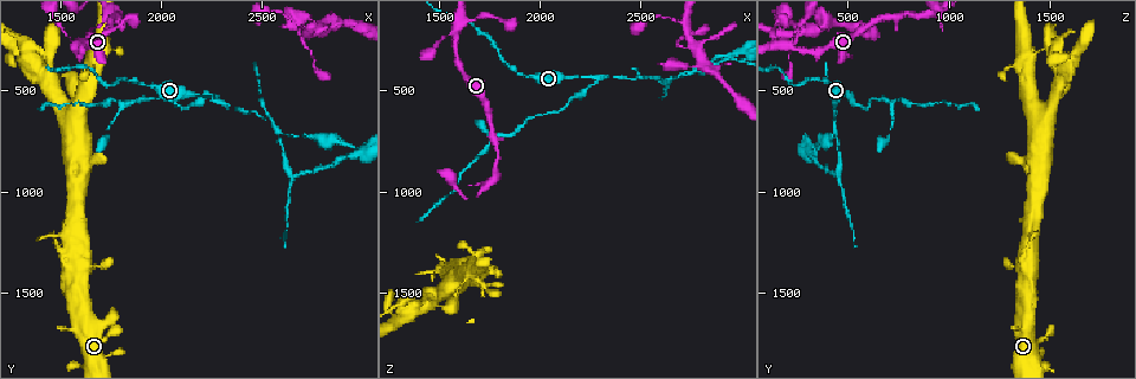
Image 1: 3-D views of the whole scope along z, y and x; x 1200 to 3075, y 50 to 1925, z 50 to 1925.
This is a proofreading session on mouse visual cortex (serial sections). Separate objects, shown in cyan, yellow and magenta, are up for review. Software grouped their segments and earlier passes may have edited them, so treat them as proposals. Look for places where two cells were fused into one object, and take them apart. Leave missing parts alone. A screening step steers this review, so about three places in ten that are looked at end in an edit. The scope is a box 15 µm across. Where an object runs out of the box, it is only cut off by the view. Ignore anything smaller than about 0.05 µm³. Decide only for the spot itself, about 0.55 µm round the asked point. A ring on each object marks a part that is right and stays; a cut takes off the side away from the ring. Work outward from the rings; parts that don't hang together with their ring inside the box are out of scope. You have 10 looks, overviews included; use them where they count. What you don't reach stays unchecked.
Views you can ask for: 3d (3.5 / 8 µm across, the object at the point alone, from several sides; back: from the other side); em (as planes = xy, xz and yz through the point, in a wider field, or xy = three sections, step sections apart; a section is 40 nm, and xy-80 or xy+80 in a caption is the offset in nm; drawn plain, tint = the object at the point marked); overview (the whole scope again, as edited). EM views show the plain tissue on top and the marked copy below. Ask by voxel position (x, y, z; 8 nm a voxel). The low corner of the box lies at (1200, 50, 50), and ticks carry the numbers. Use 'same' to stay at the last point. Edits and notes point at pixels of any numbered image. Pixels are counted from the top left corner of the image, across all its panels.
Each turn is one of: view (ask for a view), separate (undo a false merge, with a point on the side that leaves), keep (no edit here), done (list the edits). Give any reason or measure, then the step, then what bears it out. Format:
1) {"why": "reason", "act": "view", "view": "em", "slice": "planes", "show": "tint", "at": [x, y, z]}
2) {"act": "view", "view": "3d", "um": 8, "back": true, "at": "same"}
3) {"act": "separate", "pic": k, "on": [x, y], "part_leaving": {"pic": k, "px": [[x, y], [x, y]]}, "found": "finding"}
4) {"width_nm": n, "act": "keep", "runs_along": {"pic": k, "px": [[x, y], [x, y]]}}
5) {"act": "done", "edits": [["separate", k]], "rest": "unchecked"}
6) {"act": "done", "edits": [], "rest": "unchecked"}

{"why": "sharp bend", "act": "view", "view": "em", "slice": "xy", "step": 3, "show": "tint", "at": [1590, 290, 210]}

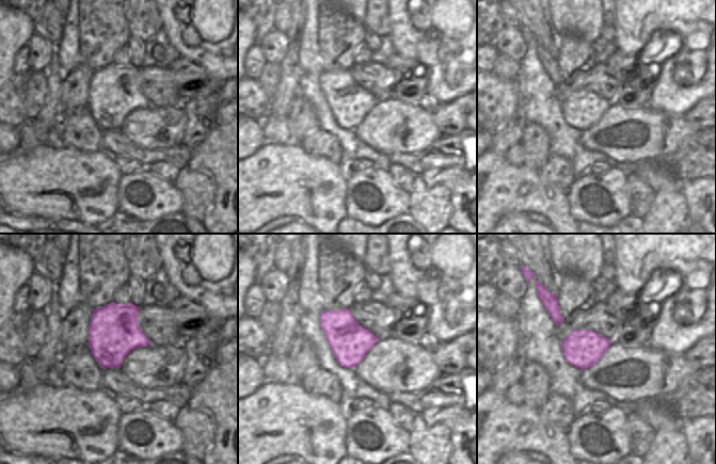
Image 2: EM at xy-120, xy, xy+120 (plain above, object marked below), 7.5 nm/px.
{"why": "see where the arms go", "act": "view", "view": "3d", "um": 3.5, "at": "same"}

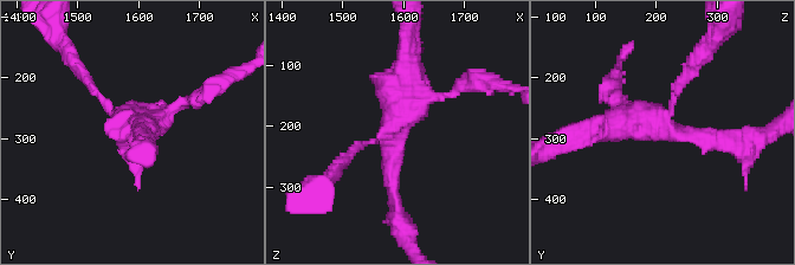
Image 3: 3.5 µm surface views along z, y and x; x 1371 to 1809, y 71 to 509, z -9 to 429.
{"act": "keep", "runs_along": {"pic": 3, "px": [[395, 212], [392, 122], [439, 97]]}, "found": "continuous, no second cell"}

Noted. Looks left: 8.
{"why": "a narrow waist", "act": "view", "view": "3d", "um": 3.5, "at": [1900, 480, 420]}

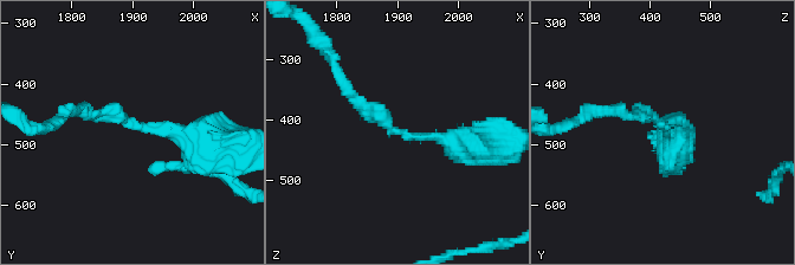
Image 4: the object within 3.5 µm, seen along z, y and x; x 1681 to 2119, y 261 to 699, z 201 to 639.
{"act": "view", "view": "em", "slice": "xy", "step": 3, "show": "tint", "at": [1905, 475, 425]}

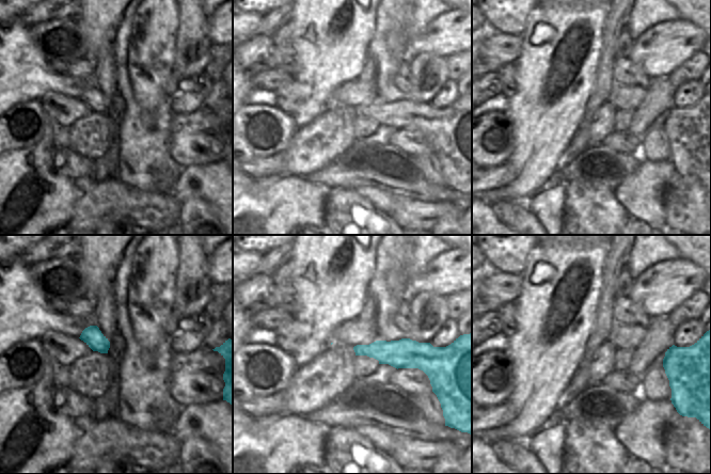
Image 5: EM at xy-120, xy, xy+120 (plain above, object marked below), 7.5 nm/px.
{"act": "view", "view": "em", "slice": "planes", "show": "tint", "at": "same"}

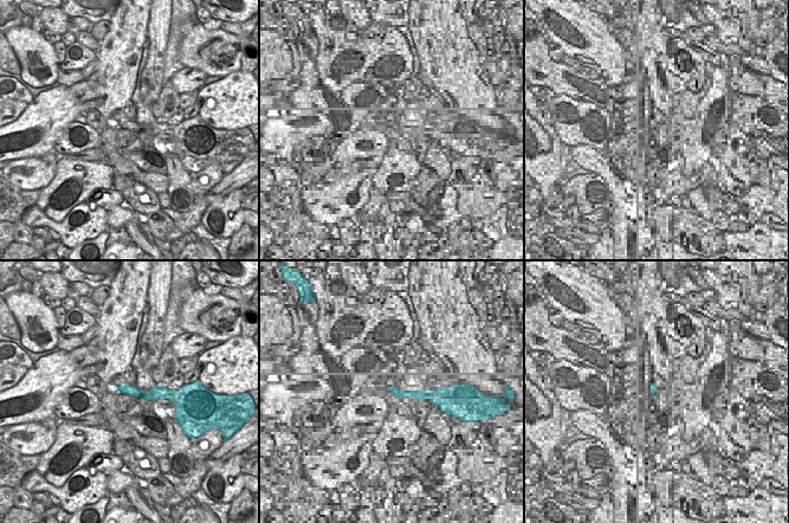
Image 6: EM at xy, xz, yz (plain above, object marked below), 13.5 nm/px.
{"width_nm": 160, "act": "keep", "runs_along": {"pic": 4, "px": [[484, 142], [400, 134], [342, 82]]}, "found": "continuous, no second cell"}

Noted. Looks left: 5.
{"why": "three arms meet", "act": "view", "view": "3d", "um": 3.5, "at": [1370, 340, 1540]}

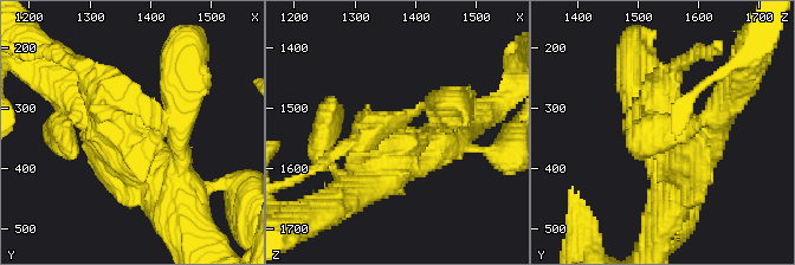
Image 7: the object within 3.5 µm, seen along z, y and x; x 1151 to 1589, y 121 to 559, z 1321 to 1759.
{"arms": 3, "arm_widths_nm": [350, 450, 500], "act": "view", "view": "em", "slice": "xy", "step": 1, "show": "tint", "at": [1355, 340, 1545]}

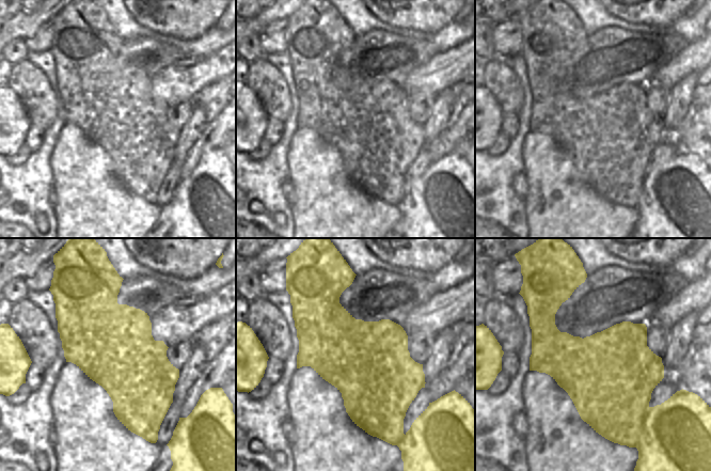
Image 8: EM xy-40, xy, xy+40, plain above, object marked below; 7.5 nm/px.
{"act": "view", "view": "em", "slice": "planes", "show": "tint", "at": "same"}

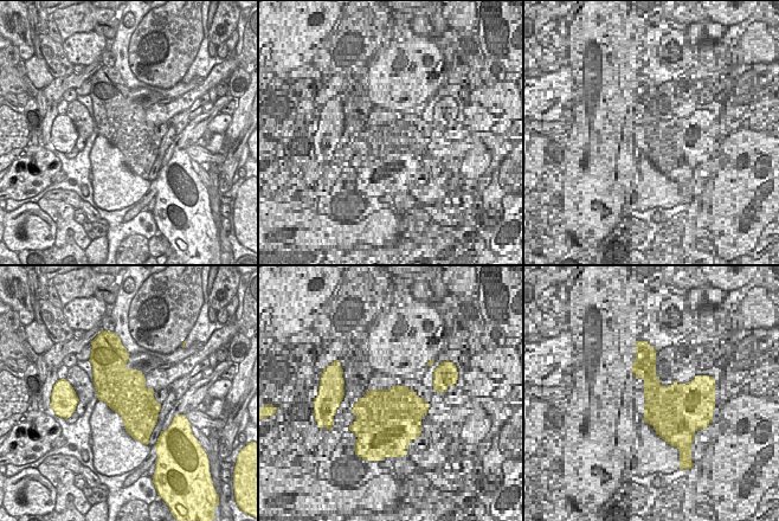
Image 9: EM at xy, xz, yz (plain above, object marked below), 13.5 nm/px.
{"act": "separate", "pic": 7, "on": [670, 88], "part_leaving": {"pic": 7, "px": [[390, 136], [368, 128], [322, 163]]}, "found": "a second cell is stuck on"}

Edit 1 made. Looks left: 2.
{"act": "done", "edits": [["separate", 7]], "rest": "unchecked"}

